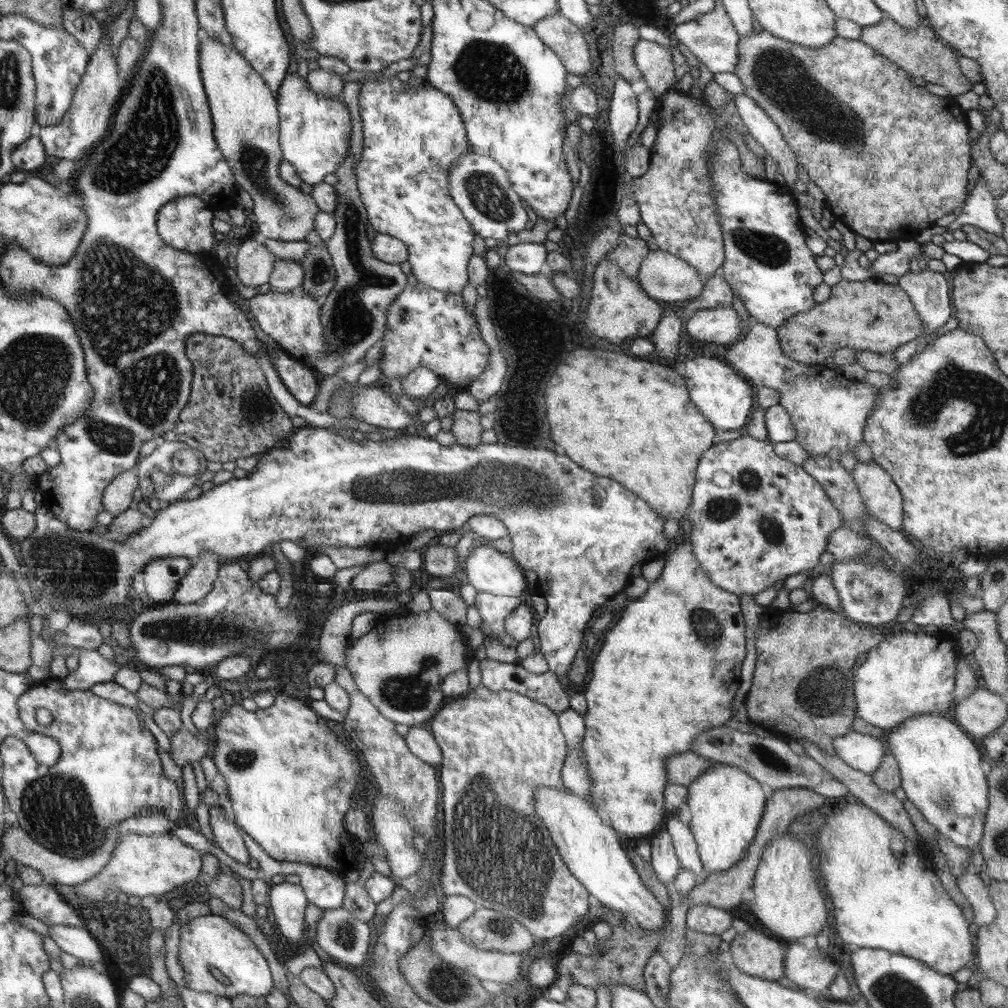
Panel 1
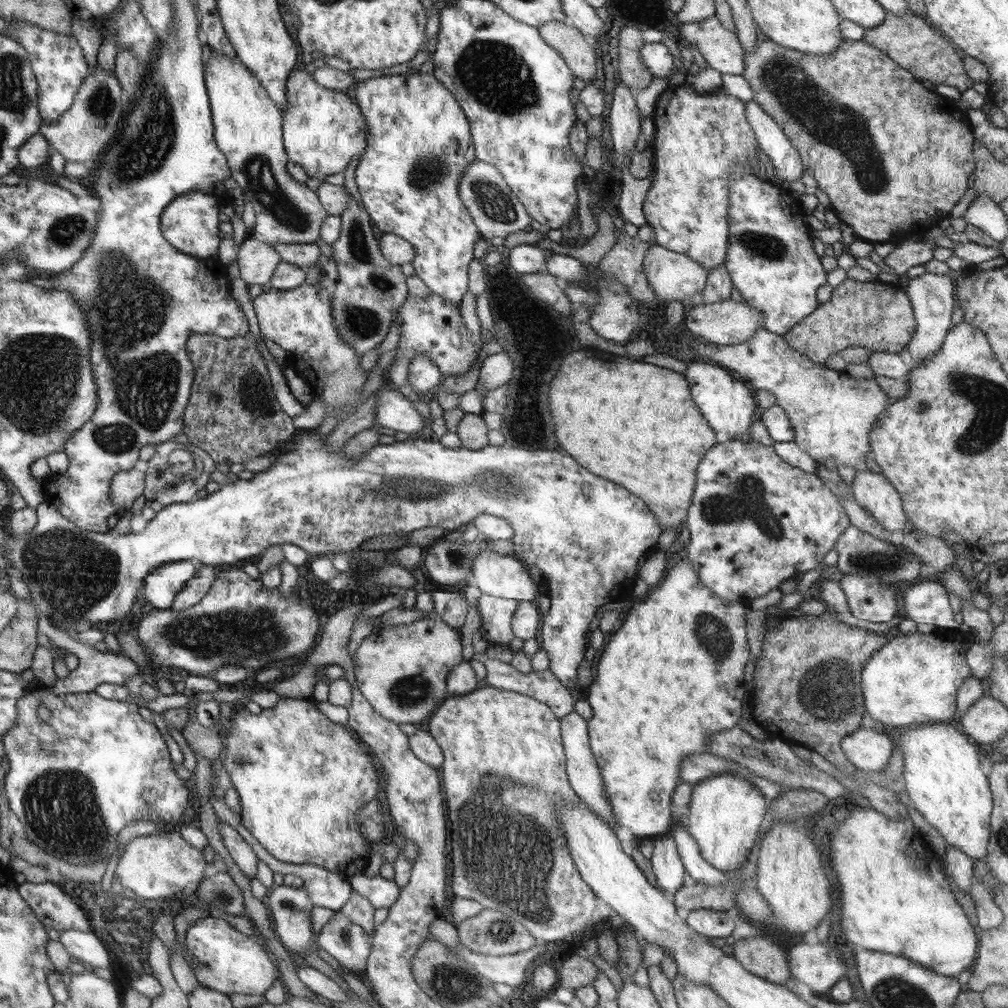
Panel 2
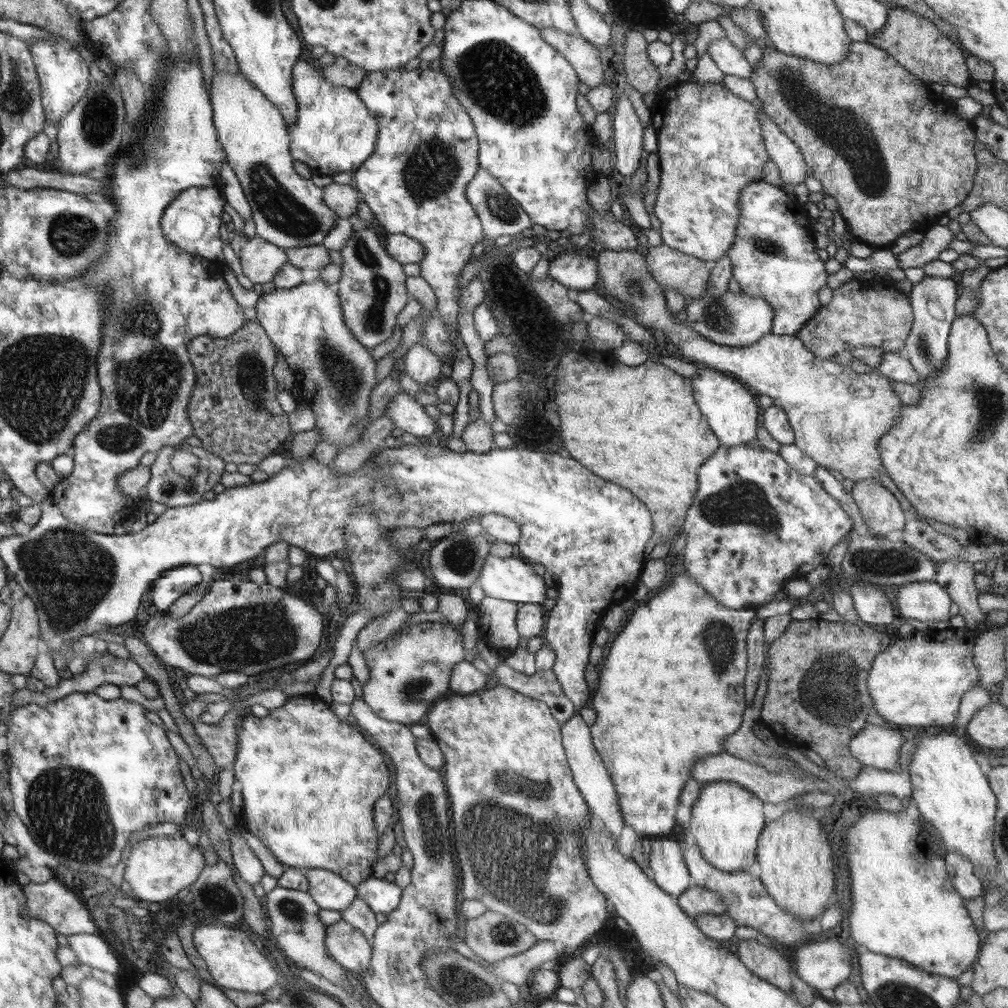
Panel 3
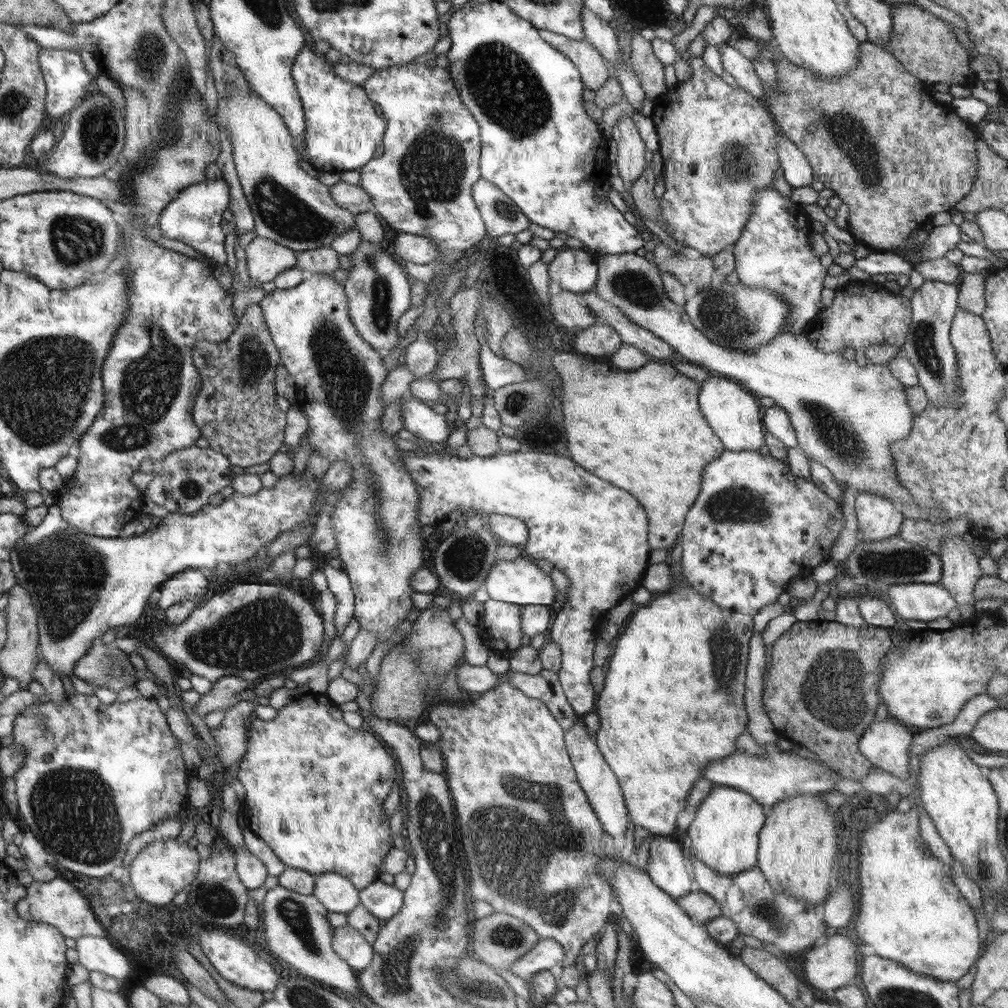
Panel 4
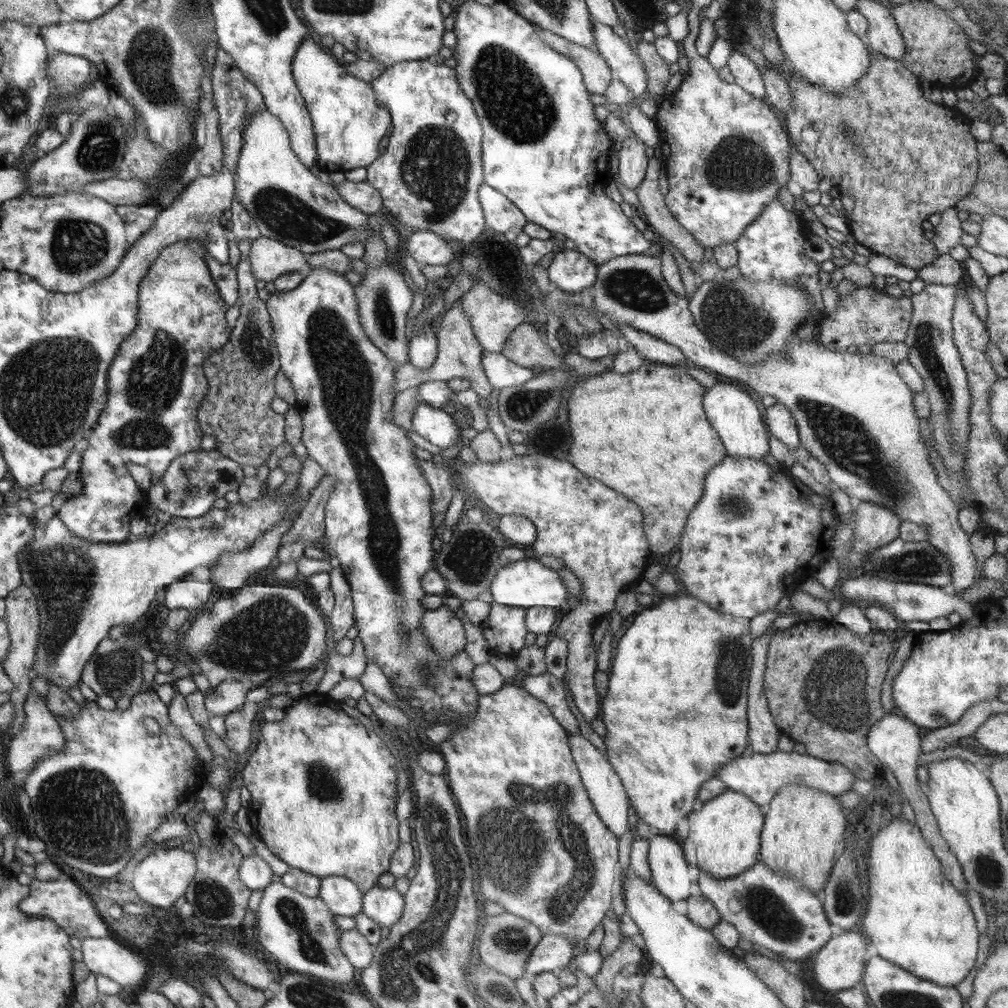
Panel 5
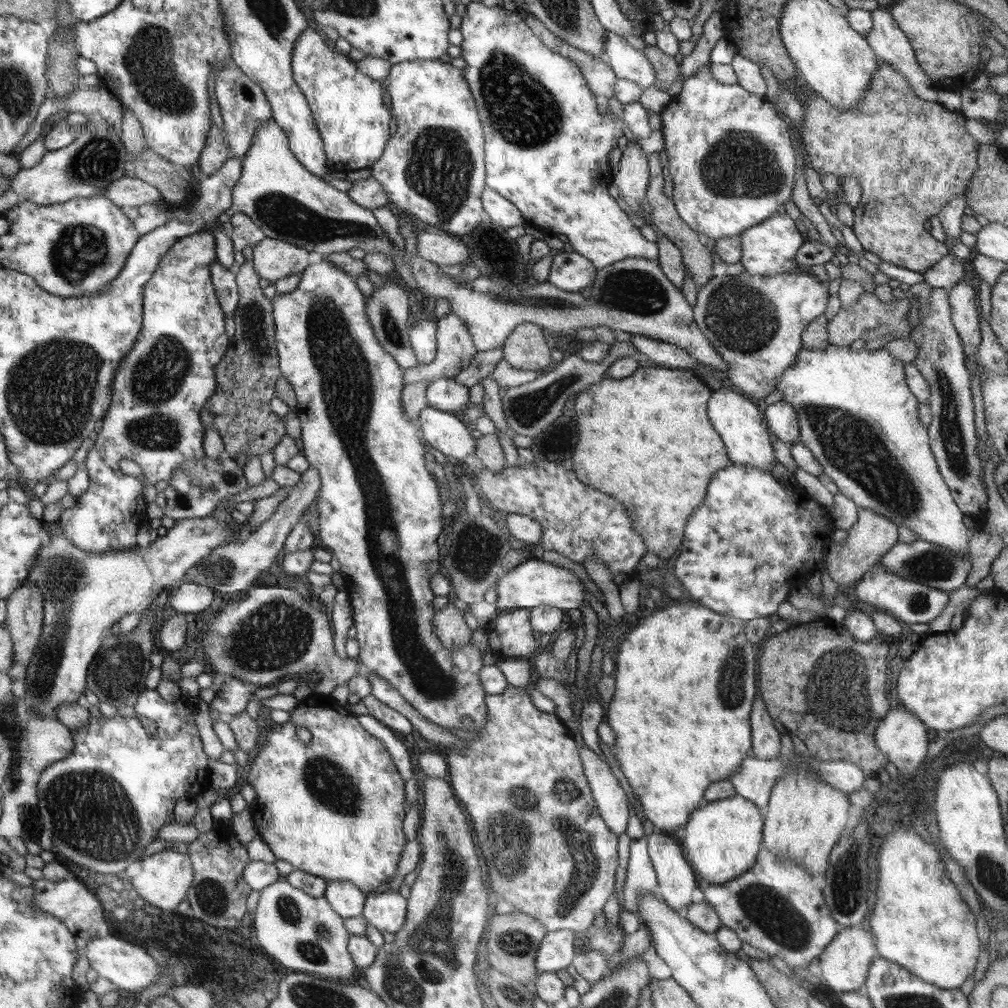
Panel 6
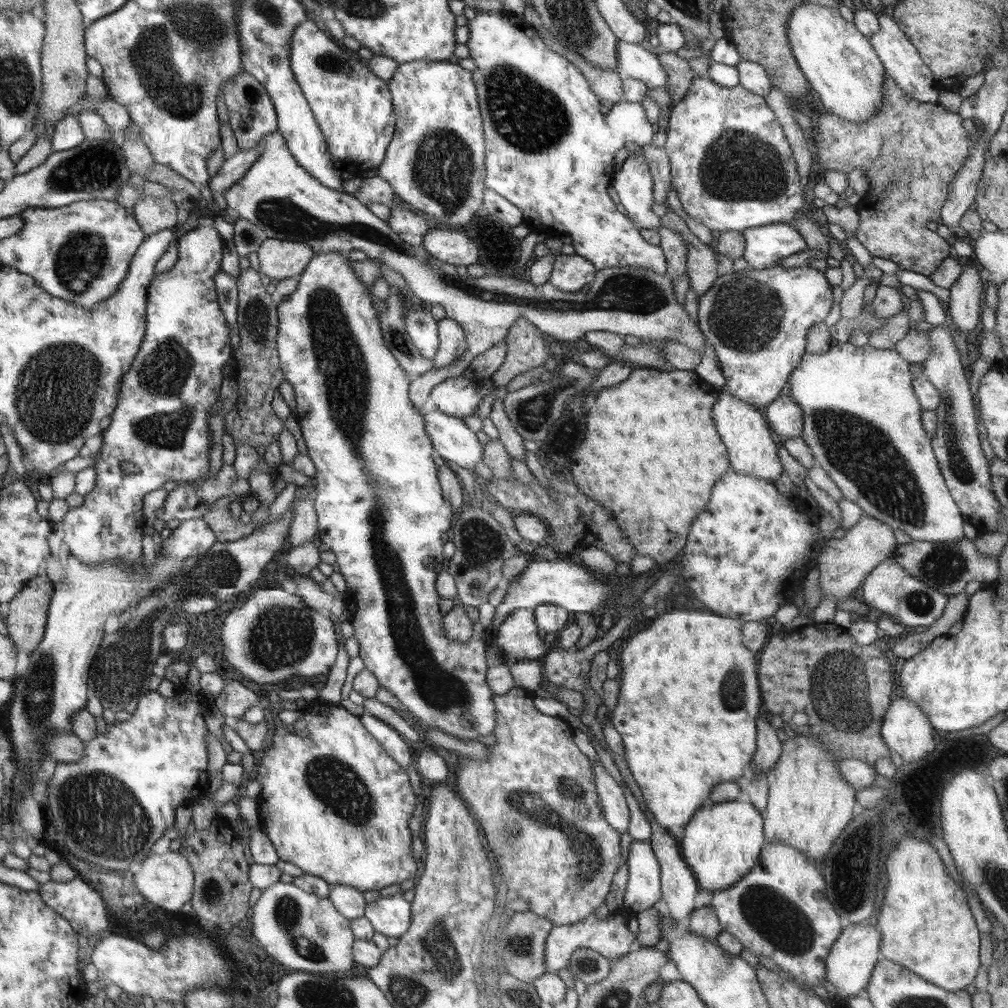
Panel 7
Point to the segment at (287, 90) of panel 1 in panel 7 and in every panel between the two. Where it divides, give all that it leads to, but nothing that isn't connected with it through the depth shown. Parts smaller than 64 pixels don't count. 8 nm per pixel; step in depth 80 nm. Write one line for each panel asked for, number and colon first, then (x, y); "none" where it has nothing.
2: (324, 129)
3: (335, 133)
4: (344, 129)
5: (351, 124)
6: (356, 123)
7: (354, 108)

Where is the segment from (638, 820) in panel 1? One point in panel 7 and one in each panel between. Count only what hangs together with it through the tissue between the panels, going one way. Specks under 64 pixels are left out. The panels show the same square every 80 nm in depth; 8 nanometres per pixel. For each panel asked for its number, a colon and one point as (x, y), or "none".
2: (673, 675)
3: (671, 689)
4: (673, 701)
5: (675, 709)
6: (685, 678)
7: (689, 697)

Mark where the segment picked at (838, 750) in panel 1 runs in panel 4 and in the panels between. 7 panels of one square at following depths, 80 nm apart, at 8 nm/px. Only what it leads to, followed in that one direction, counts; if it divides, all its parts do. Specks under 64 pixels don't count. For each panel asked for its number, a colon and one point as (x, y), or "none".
2: (869, 751)
3: (877, 746)
4: (885, 744)

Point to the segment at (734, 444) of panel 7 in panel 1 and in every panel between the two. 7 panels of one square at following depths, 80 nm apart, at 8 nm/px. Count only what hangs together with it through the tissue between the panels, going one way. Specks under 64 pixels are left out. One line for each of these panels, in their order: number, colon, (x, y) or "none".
1: (724, 397)
2: (726, 402)
3: (730, 409)
4: (734, 415)
5: (734, 415)
6: (742, 427)

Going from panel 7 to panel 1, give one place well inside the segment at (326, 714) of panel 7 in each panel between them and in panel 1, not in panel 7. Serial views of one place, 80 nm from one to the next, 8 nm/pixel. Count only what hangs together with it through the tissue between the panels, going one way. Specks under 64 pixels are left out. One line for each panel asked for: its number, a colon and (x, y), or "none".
1: (285, 772)
2: (300, 778)
3: (308, 780)
4: (314, 787)
5: (322, 788)
6: (333, 808)

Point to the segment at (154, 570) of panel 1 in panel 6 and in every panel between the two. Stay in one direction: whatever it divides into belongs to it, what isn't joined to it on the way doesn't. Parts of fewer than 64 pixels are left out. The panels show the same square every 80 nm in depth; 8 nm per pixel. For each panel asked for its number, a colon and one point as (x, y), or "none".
2: (161, 587)
3: (174, 583)
4: (191, 584)
5: (188, 593)
6: (189, 597)

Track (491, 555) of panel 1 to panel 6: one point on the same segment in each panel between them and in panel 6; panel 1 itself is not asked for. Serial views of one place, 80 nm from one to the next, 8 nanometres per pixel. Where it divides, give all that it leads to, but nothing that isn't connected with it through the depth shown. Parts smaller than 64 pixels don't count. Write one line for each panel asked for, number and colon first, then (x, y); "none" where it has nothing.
2: (499, 576)
3: (510, 579)
4: (521, 582)
5: (527, 583)
6: (533, 583)

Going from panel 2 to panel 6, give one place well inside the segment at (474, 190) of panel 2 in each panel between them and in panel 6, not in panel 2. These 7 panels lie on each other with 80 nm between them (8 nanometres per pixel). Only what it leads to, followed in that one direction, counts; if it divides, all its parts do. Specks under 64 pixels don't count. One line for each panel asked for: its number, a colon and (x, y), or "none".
3: (502, 215)
4: (502, 215)
5: (502, 214)
6: (506, 214)

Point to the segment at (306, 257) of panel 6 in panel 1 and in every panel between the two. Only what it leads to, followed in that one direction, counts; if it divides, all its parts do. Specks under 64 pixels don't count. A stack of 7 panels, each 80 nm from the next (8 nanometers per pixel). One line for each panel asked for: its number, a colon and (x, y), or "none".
1: (254, 262)
2: (257, 262)
3: (261, 261)
4: (265, 259)
5: (270, 259)

